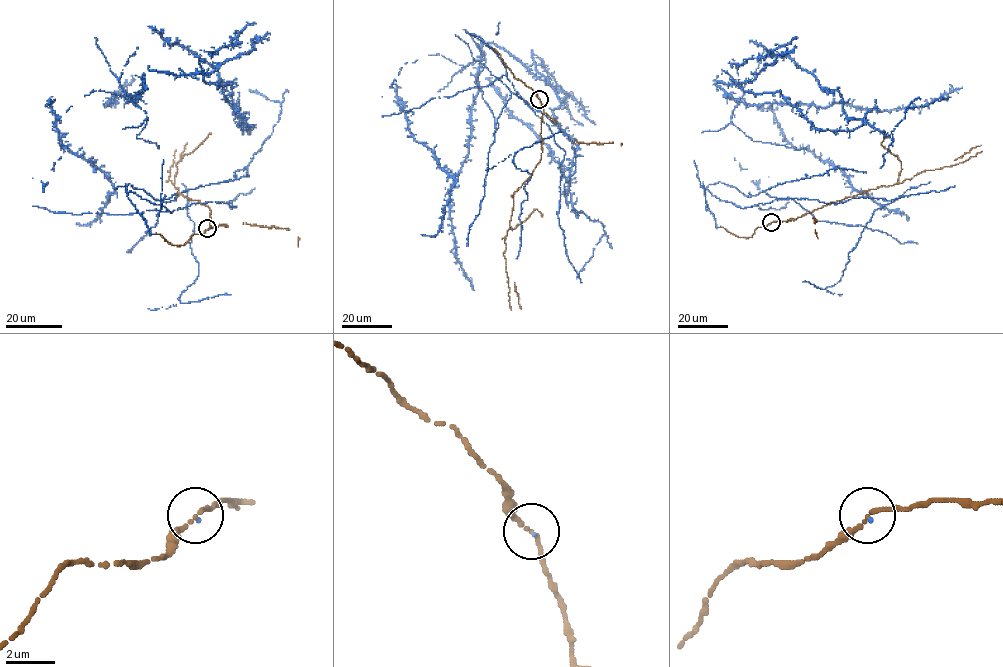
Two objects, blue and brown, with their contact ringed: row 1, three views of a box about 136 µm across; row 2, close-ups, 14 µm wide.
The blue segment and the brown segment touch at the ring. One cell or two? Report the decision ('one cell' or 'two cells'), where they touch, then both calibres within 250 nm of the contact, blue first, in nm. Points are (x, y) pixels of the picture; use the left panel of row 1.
one cell; place (207, 228); calibres 70 and 160 nm

